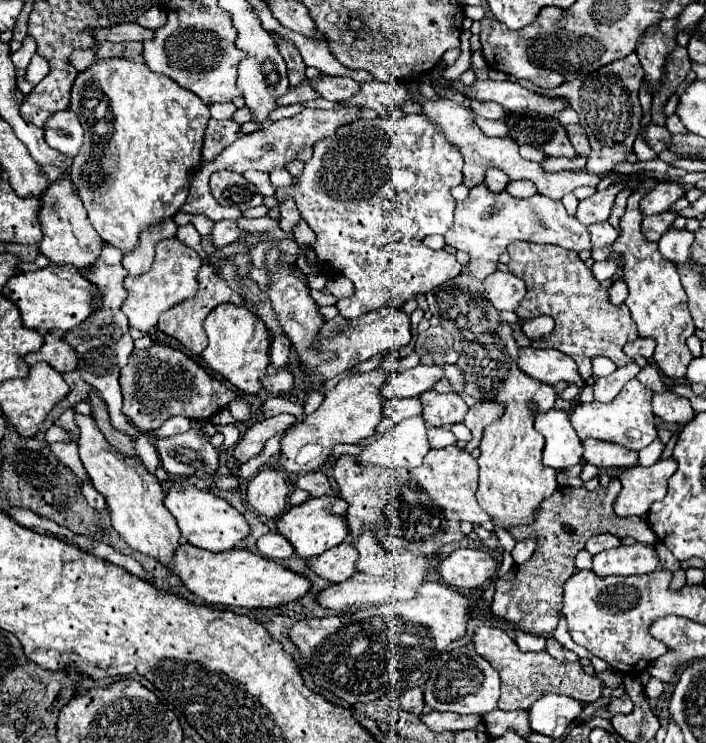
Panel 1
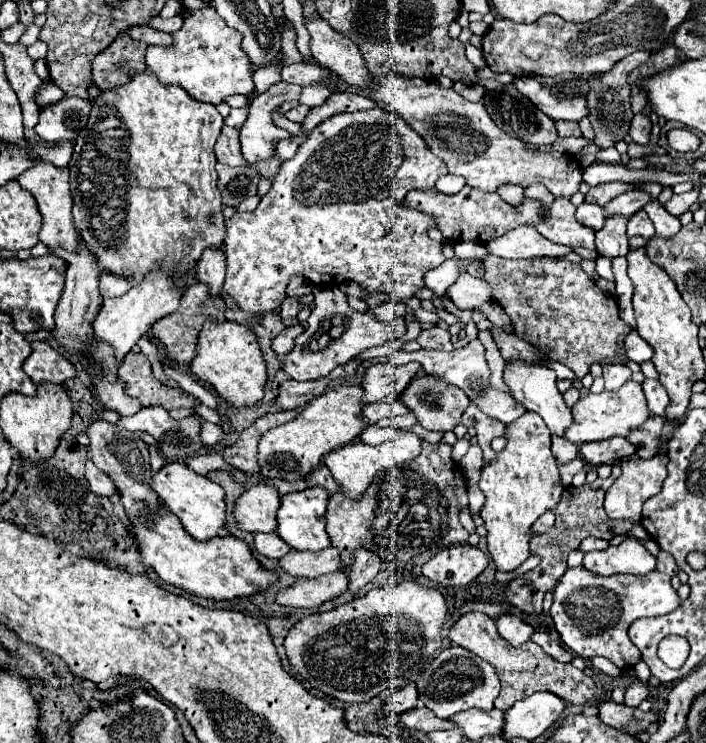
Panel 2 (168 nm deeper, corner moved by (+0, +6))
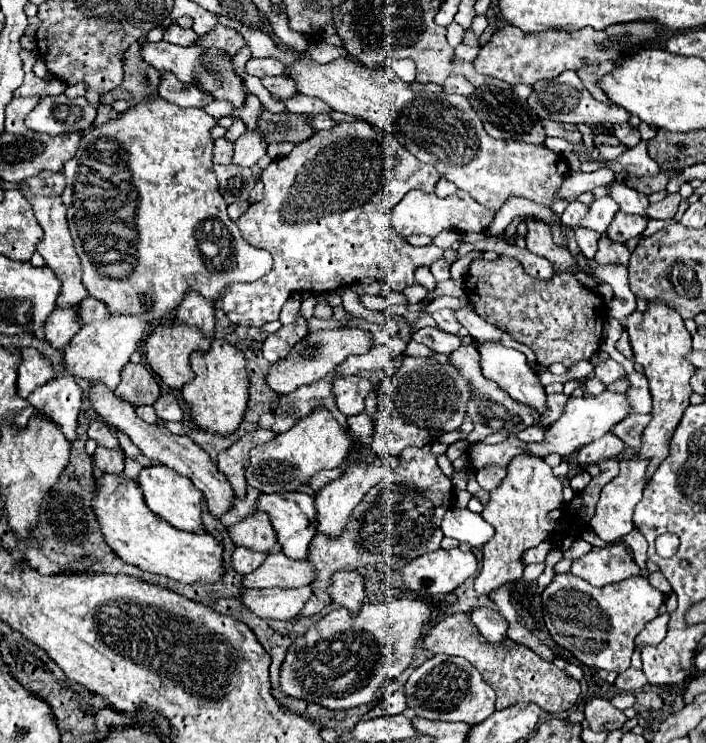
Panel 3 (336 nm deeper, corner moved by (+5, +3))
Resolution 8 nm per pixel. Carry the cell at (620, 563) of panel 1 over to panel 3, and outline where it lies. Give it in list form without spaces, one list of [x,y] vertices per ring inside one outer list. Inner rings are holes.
[[[621,542],[607,548],[593,548],[583,558],[575,560],[571,574],[587,580],[593,586],[607,586],[625,578],[637,576],[641,568],[633,560],[629,548]]]

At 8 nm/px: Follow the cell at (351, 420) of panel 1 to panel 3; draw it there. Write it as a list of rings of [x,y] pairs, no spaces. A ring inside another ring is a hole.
[[[315,408],[307,418],[301,418],[289,432],[275,436],[271,442],[255,446],[251,450],[251,462],[247,468],[247,482],[265,492],[293,492],[299,484],[307,484],[309,478],[323,470],[323,468],[339,468],[349,450],[353,440],[347,430],[331,416],[327,408]]]

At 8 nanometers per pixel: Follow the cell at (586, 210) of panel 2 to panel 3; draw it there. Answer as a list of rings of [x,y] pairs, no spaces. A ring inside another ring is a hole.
[[[575,200],[575,202],[571,202],[569,208],[561,214],[561,222],[563,222],[565,226],[575,228],[575,226],[579,226],[579,222],[587,216],[587,210],[589,210],[587,204],[581,204],[581,202]]]

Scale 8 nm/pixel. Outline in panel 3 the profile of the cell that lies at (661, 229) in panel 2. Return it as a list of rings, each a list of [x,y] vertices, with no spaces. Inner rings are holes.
[[[613,182],[611,184],[611,198],[615,202],[619,202],[621,210],[623,212],[629,212],[629,214],[639,214],[643,218],[647,218],[647,206],[649,206],[649,200],[645,194],[639,194],[637,190],[631,190],[623,184],[617,184]]]

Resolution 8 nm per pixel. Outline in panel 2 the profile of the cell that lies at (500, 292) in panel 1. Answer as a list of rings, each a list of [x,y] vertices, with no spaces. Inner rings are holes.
[[[462,273],[450,287],[448,287],[448,297],[460,311],[472,311],[474,307],[490,301],[490,287],[484,283],[484,279],[472,277],[468,273]]]

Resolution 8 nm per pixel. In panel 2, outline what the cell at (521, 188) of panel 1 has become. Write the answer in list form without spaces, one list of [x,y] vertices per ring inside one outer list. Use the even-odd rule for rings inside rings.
[[[530,185],[530,187],[524,189],[524,193],[526,193],[526,197],[544,203],[542,207],[550,207],[552,201],[554,201],[554,195],[552,195],[544,185]]]

